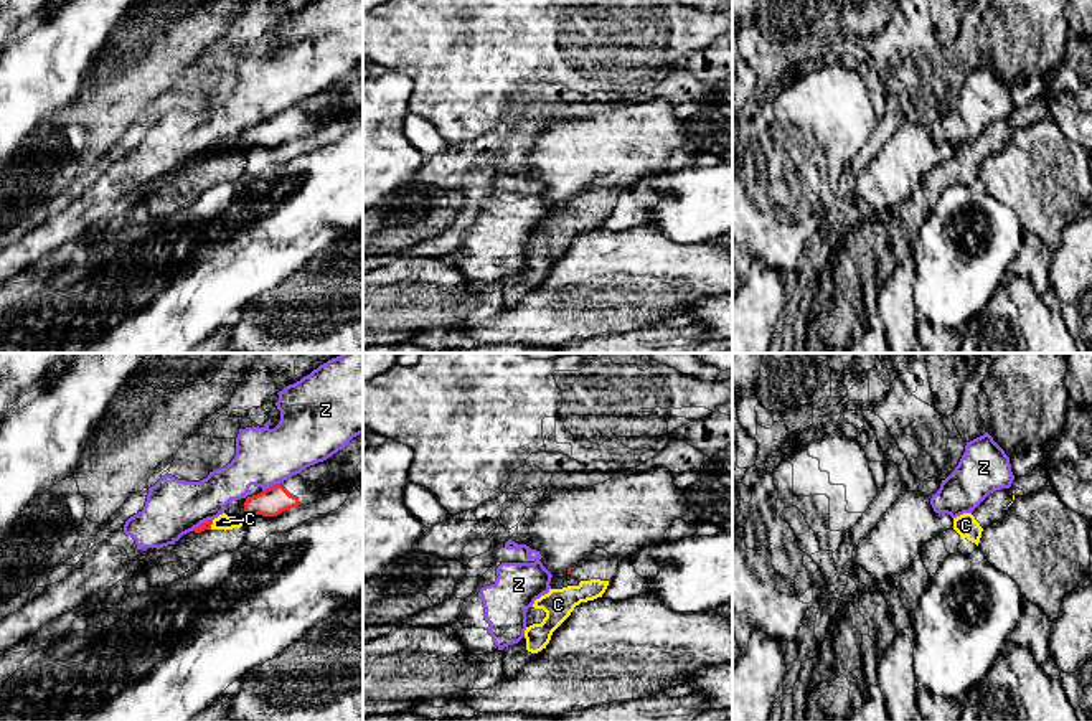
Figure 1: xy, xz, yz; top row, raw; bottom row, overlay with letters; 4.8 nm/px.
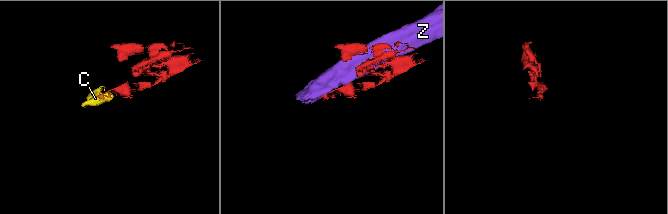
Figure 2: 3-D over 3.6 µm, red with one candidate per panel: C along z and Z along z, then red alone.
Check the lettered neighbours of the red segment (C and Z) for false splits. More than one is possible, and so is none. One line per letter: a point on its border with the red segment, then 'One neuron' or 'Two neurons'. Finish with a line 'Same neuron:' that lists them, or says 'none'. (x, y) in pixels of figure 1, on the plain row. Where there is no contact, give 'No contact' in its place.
C: Touches red at xy (211, 154). Two neurons
Z: Touches red at xy (272, 116). Two neurons
Same neuron: none

